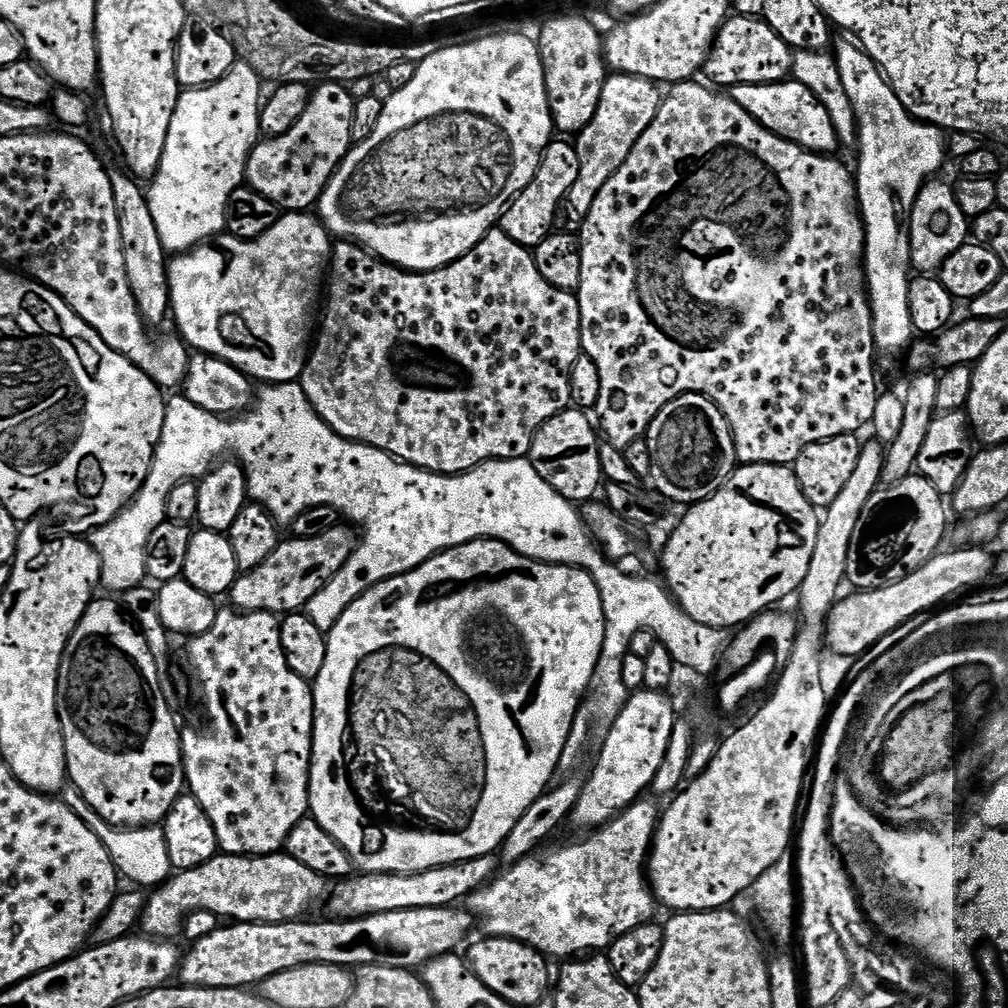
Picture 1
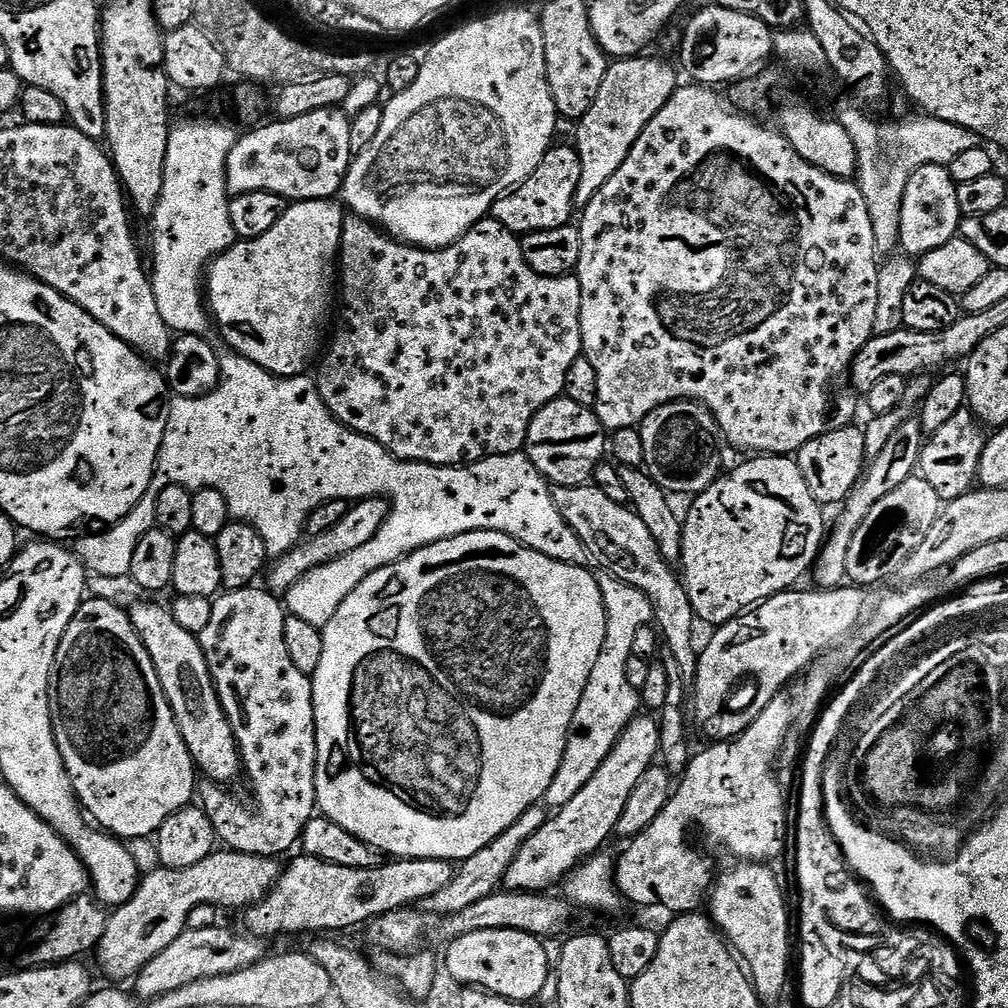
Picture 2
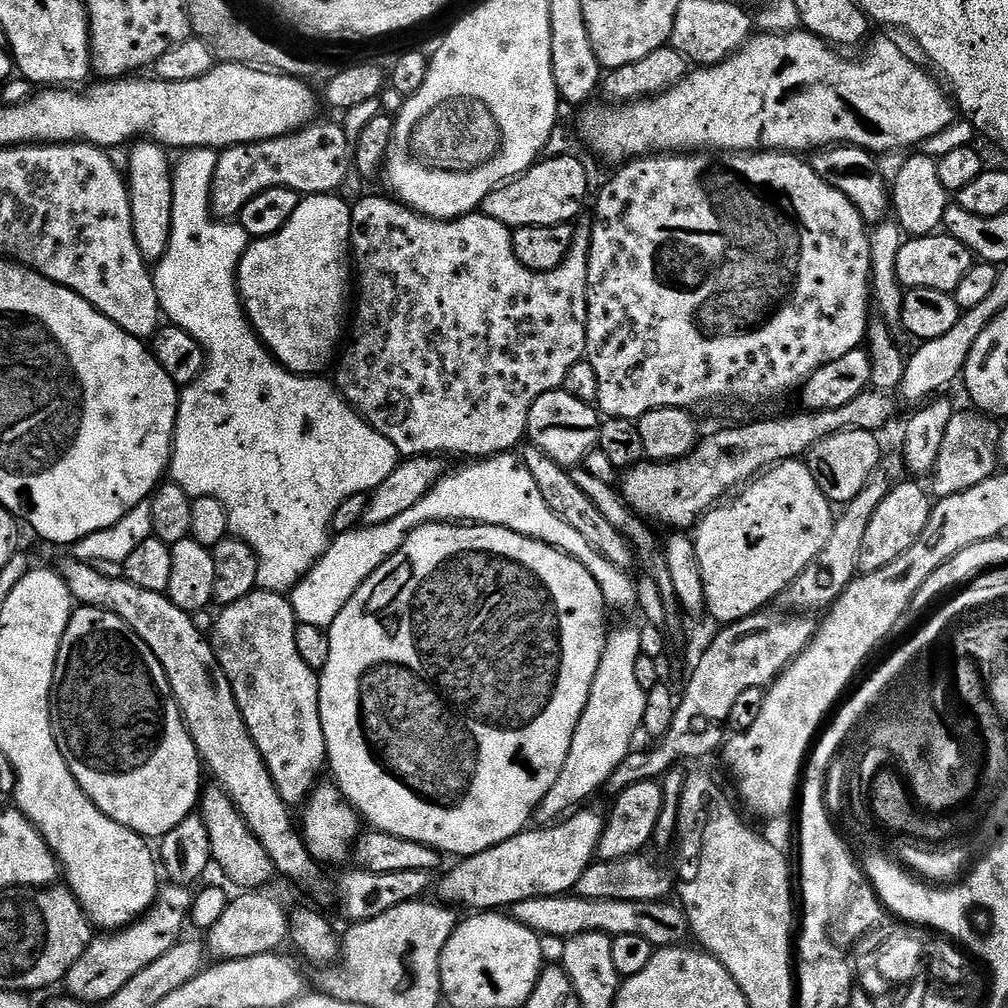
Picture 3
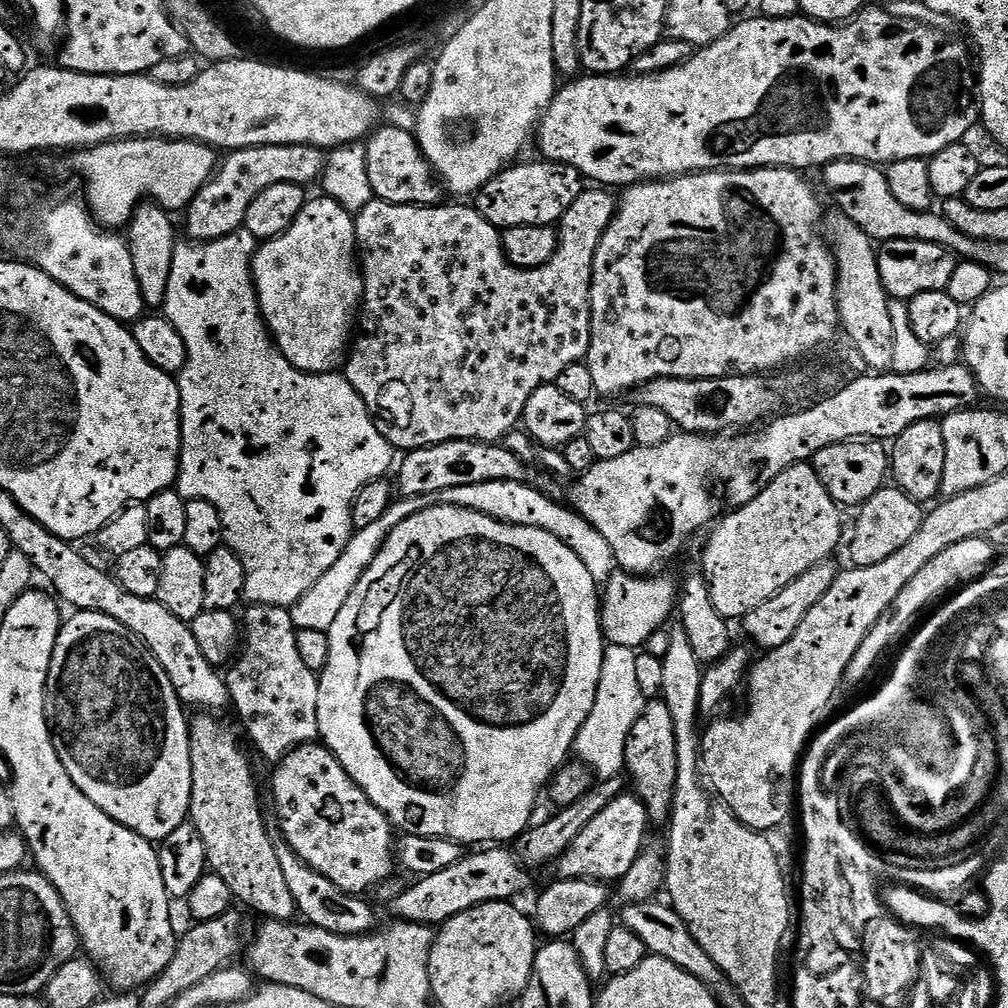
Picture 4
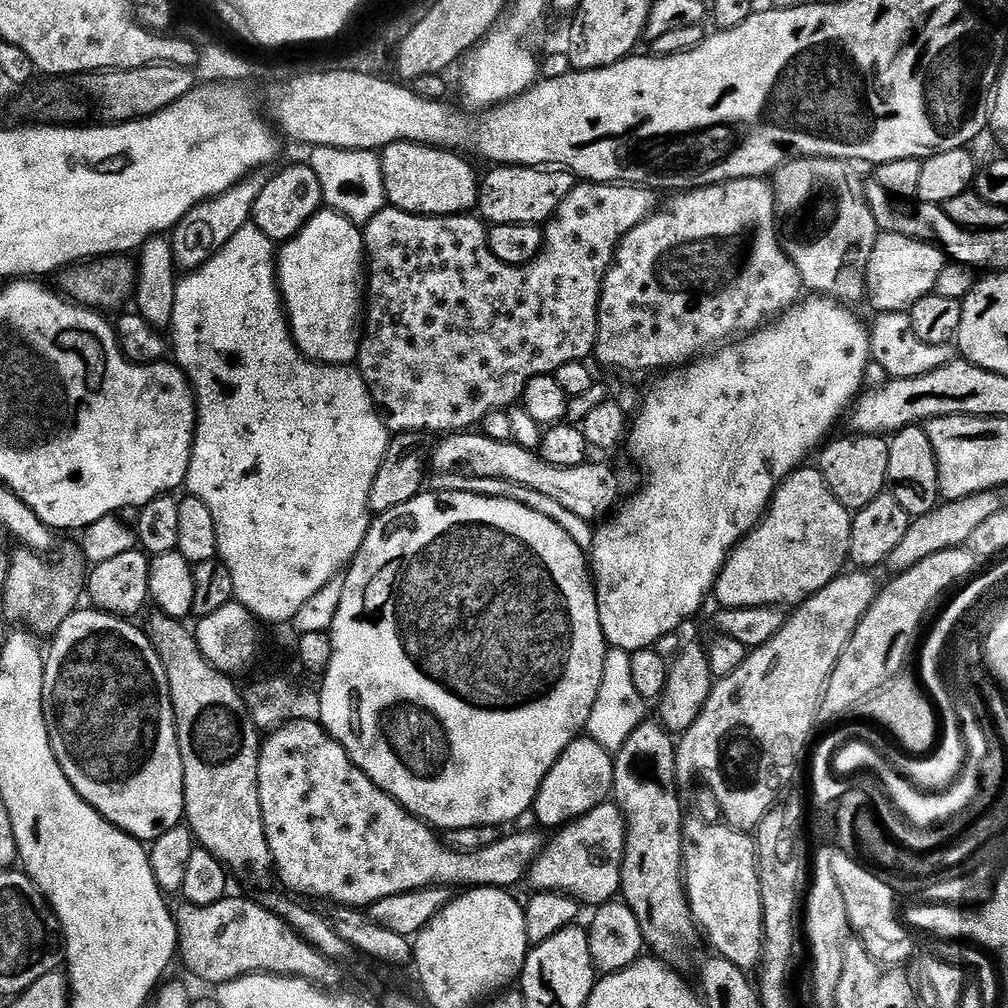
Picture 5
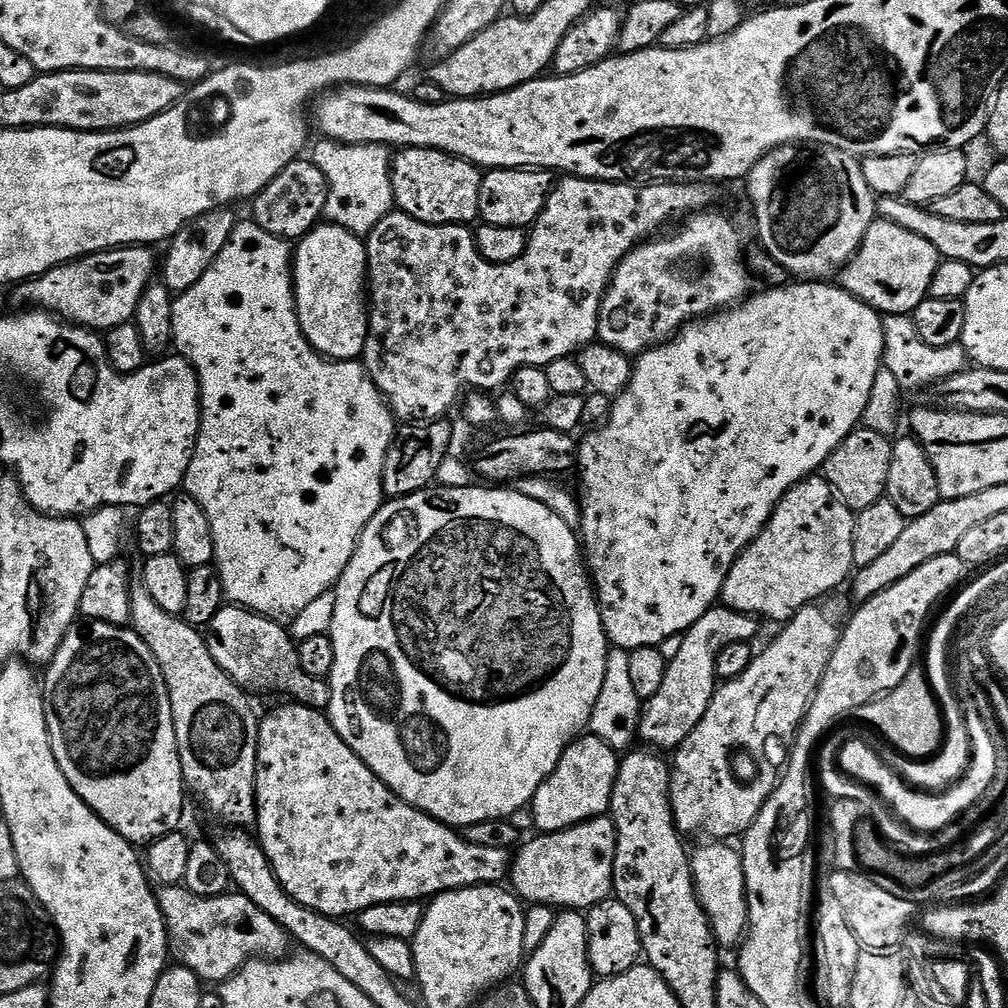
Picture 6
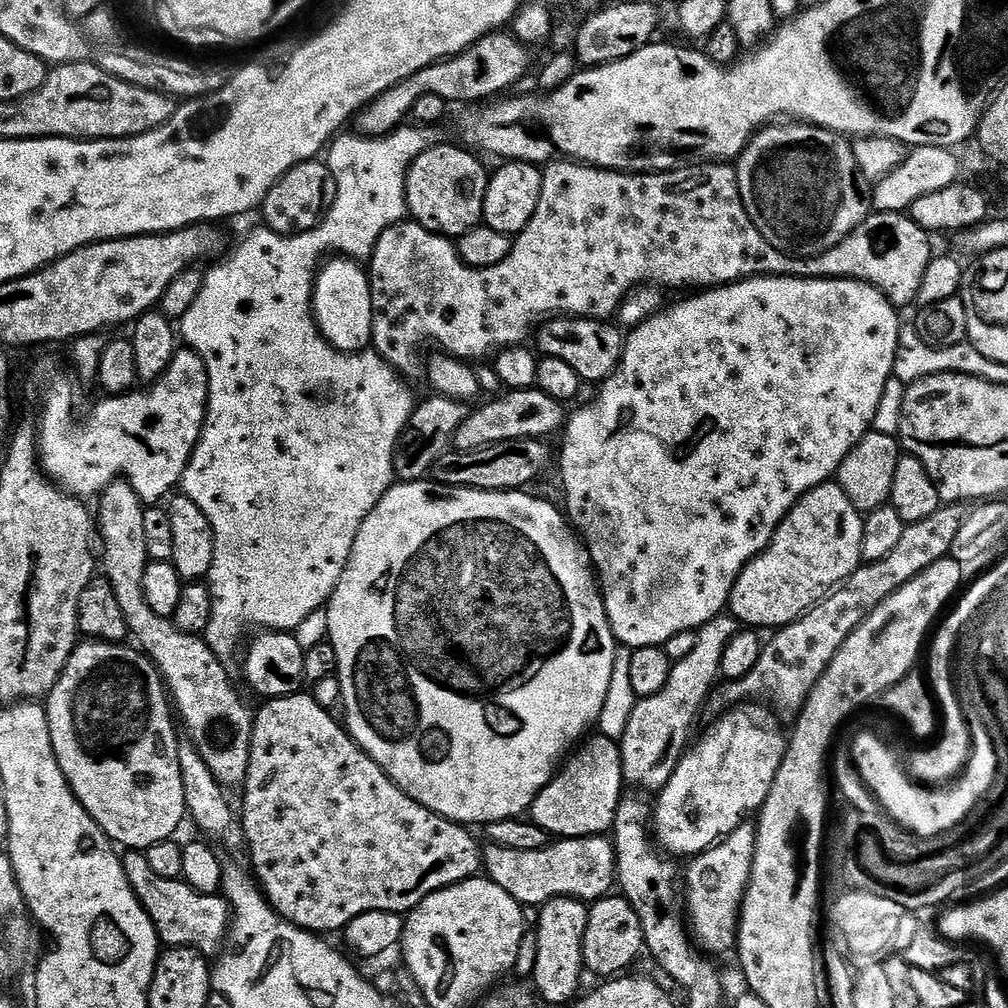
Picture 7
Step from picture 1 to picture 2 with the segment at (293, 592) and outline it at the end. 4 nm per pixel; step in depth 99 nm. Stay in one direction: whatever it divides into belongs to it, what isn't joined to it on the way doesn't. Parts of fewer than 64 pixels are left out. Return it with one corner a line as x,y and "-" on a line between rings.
369,496
360,498
349,507
346,518
342,518
342,522
338,522
338,526
334,526
331,530
326,530
326,534
318,534
317,536
308,536
303,542
292,548
285,556
279,557
271,565
270,571
267,573
267,587
273,593
285,594
291,590
295,583
306,573
314,570
316,567
322,566
331,560
341,558
342,555
350,553
352,550
363,546
370,539
378,534
383,524
388,519
390,504
387,499
378,496

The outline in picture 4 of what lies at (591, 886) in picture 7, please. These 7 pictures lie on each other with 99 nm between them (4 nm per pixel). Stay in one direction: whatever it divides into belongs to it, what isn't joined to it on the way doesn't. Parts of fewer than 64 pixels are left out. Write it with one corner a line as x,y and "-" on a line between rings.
625,794
614,798
606,810
596,817
574,838
574,842
565,850
558,861
559,875
565,880
599,880
601,882
619,882
634,866
638,854
644,848
650,821
646,806
634,794

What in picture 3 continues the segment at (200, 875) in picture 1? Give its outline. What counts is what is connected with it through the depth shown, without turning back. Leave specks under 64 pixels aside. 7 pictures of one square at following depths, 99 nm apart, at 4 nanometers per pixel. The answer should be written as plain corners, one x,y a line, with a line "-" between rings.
165,883
157,891
155,903
139,920
135,920
126,928
109,931
107,934
97,935
86,946
82,958
70,966
68,975
64,977
62,984
67,995
75,1000
80,1000
85,1006
103,1005
104,1001
114,998
138,970
146,970
150,962
162,958
166,950
173,948
181,939
184,924
189,923
192,910
192,897
194,895
191,887
182,884

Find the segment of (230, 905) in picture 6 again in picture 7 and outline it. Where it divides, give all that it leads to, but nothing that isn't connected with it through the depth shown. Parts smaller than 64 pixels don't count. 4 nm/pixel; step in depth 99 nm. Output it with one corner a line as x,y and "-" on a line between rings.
125,851
122,859
126,878
140,899
140,905
152,919
161,945
168,948
195,948
205,958
215,957
221,951
230,931
230,909
223,895
204,896
201,892
195,892
183,879
158,878
158,874
150,870
150,862
146,862
143,851

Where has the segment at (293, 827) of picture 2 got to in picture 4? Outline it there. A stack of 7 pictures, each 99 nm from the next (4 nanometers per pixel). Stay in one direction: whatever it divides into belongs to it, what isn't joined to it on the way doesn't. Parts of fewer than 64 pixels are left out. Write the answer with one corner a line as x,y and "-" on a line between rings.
254,604
254,605
251,605
251,607
249,607
247,610
249,612
245,614
244,620
243,620
243,616
242,616
242,647
239,649
238,655
235,657
234,663
231,665
231,667
229,667
227,669
227,671
229,670
229,672
226,672
226,683
228,685
228,699
230,701
231,707
233,709
236,707
236,712
238,715
240,715
241,722
244,723
245,729
243,728
243,731
246,733
246,736
247,736
246,731
248,731
248,736
250,739
252,739
253,746
256,747
257,750
260,751
261,754
264,755
266,759
272,760
271,762
279,762
284,759
285,754
287,754
288,752
294,751
294,749
297,748
297,746
299,746
299,744
313,743
313,741
315,741
317,739
317,737
319,737
320,727
318,726
318,690
320,689
320,682
319,682
317,673
312,672
310,670
310,666
306,666
302,662
302,658
298,654
298,642
296,641
296,634
297,634
298,629
296,628
294,622
292,621
292,614
291,614
291,611
289,611
289,609
279,608
278,606
266,606
265,604

